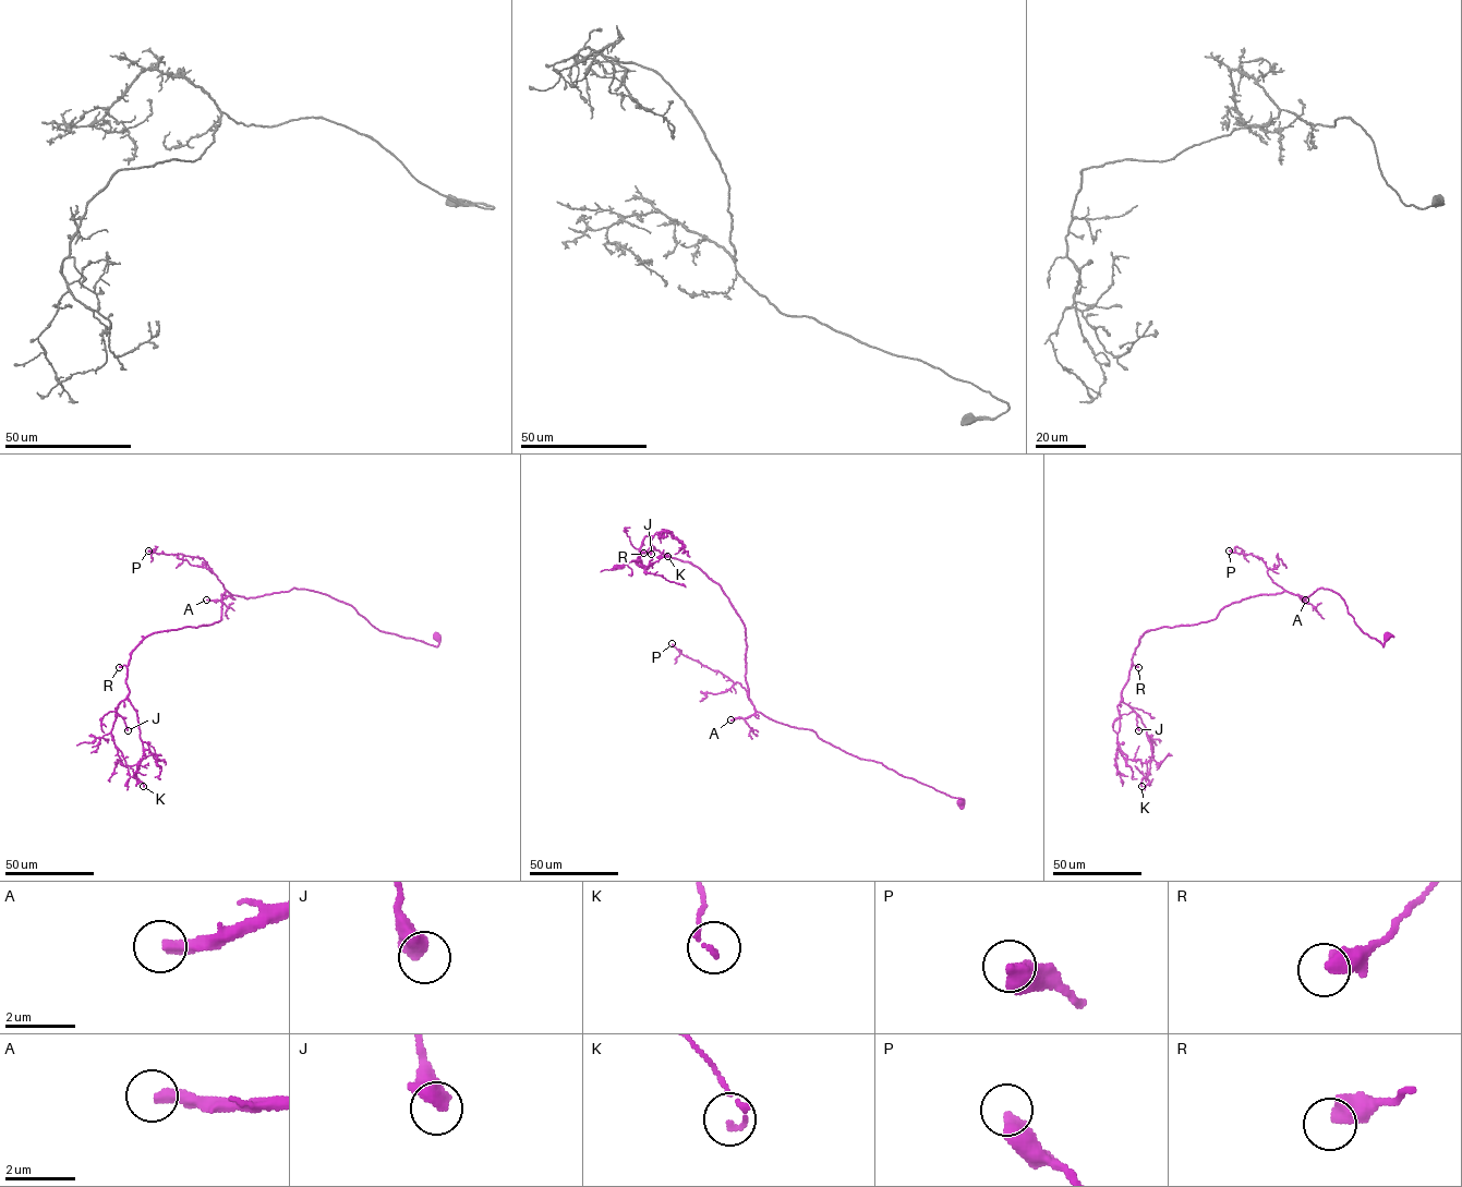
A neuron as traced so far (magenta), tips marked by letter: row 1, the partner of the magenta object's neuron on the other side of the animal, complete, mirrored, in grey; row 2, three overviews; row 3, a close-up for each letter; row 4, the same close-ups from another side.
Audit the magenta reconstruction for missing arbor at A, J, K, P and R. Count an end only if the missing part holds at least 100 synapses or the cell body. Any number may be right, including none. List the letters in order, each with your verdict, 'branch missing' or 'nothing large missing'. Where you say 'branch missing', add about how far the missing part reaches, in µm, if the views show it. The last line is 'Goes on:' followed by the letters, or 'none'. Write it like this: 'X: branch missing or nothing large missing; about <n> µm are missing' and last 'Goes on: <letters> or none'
A: branch missing; about 70 µm are missing
J: nothing large missing
K: nothing large missing
P: nothing large missing
R: nothing large missing
Goes on: A

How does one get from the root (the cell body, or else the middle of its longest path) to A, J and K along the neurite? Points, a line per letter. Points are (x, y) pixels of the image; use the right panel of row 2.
A: (1387, 637), (1384, 646), (1364, 633), (1344, 601), (1332, 590), (1319, 588), (1304, 598), (1296, 594), (1305, 600)
J: (1387, 637), (1364, 633), (1322, 588), (1148, 630), (1121, 693), (1138, 730)
K: (1387, 637), (1364, 633), (1322, 588), (1145, 632), (1121, 699), (1150, 745), (1142, 786)

